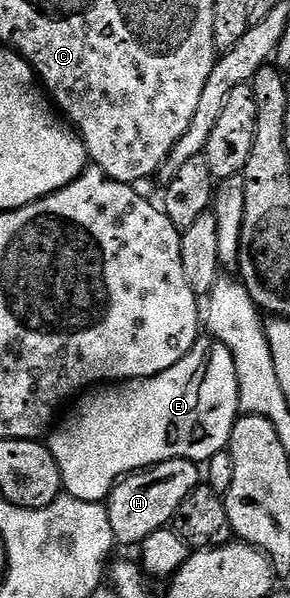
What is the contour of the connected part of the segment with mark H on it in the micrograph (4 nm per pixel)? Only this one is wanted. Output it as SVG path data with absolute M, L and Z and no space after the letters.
M176 458L139 470L122 478L108 496L107 505L111 516L111 532L118 543L140 547L151 532L166 529L172 523L179 504L193 495L203 482L203 470L198 463L186 458Z

